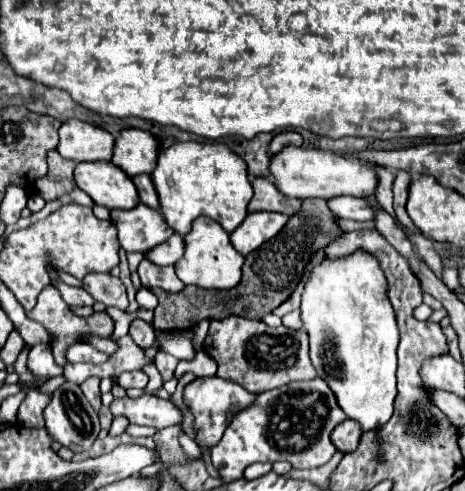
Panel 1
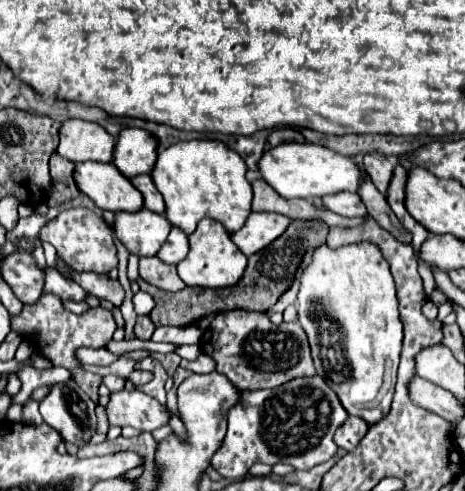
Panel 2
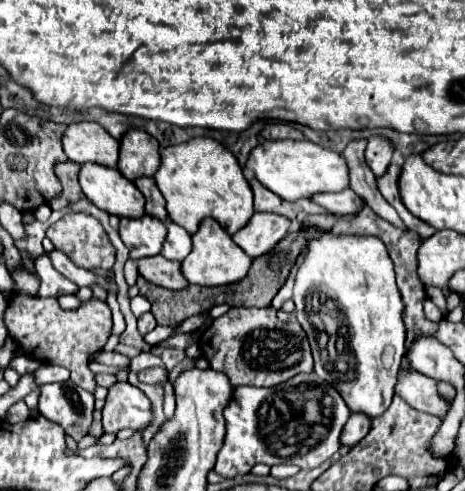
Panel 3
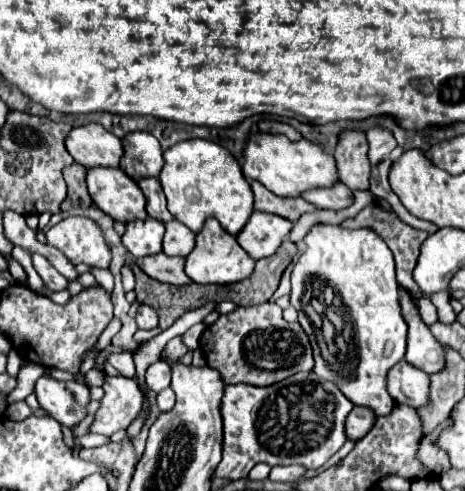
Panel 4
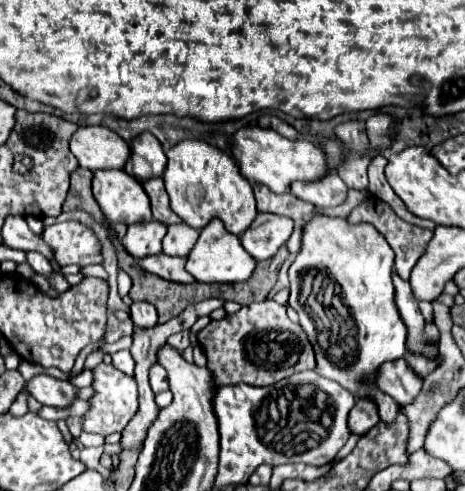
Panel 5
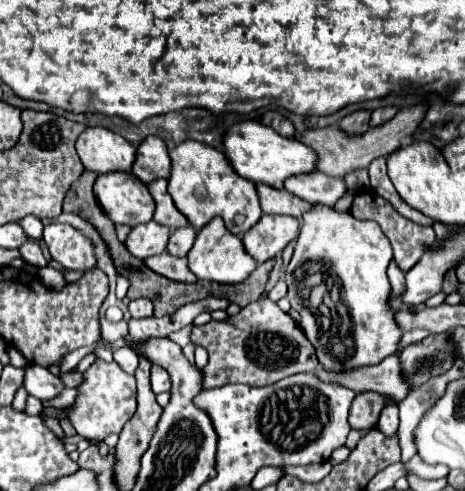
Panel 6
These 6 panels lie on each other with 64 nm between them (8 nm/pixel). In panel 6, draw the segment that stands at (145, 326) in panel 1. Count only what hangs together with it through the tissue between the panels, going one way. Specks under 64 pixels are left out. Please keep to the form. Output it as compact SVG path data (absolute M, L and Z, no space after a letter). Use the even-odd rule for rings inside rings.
M139 298L132 300L128 306L132 318L146 318L152 316L152 302L150 298Z

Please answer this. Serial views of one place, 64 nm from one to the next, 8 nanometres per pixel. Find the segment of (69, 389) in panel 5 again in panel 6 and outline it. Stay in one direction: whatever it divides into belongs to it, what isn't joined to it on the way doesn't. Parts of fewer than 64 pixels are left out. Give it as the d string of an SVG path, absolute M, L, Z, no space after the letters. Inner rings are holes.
M26 364L24 366L24 388L30 396L36 396L38 400L54 398L62 392L62 382L58 376L54 376L48 368L38 364Z

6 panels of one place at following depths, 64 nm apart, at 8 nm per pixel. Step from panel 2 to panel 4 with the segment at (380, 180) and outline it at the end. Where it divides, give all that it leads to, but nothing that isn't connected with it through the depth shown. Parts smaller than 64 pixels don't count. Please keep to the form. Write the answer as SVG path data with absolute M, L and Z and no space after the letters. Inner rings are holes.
M372 126L372 128L368 128L366 138L368 138L368 144L370 144L368 158L370 158L372 166L378 164L384 156L388 156L396 146L396 140L394 140L394 136L392 136L392 132L388 128Z

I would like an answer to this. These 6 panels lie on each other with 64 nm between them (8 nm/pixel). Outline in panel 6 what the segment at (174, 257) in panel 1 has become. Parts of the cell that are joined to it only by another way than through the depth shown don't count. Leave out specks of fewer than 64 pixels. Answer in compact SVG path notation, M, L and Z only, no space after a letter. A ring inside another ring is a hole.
M188 226L188 228L178 228L172 232L170 242L168 242L168 254L172 256L186 256L194 244L196 238L196 228Z

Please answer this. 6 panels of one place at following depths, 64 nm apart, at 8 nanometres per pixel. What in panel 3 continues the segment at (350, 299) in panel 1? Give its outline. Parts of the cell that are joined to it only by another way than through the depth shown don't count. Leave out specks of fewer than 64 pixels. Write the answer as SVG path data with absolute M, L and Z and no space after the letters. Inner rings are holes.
M312 232L308 236L308 252L304 254L304 264L296 272L294 280L294 304L296 304L296 316L302 324L304 332L308 334L308 340L312 344L314 354L314 372L328 380L336 390L340 390L344 402L352 412L364 412L370 418L382 416L394 396L394 384L396 384L396 372L402 364L402 358L406 354L406 326L404 326L404 302L398 292L396 280L394 280L394 264L388 258L386 246L376 236L342 236L332 232ZM312 290L320 290L326 296L330 296L336 306L344 312L344 324L346 324L346 342L348 350L338 352L320 352L316 342L314 326L308 320L306 312L306 294Z

